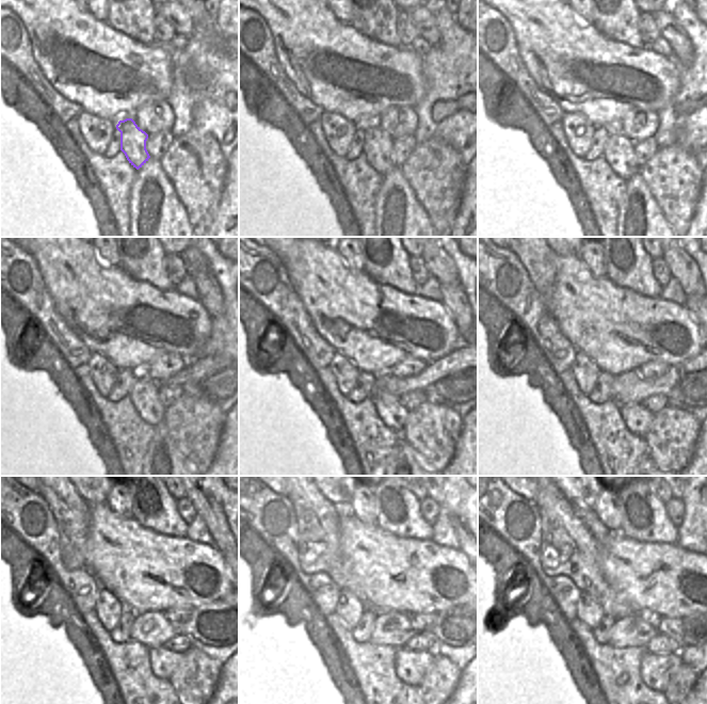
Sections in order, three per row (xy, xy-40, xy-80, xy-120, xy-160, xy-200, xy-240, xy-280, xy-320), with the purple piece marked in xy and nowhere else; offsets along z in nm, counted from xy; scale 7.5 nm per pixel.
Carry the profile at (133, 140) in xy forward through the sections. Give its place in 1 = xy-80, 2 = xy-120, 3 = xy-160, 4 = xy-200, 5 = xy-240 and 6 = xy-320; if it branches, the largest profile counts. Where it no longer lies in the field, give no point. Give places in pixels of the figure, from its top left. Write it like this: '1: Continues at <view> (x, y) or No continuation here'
1: Continues at xy-80 (619, 152)
2: Continues at xy-120 (144, 395)
3: Continues at xy-160 (394, 415)
4: Continues at xy-200 (638, 419)
5: Continues at xy-240 (163, 661)
6: Continues at xy-320 (656, 669).

